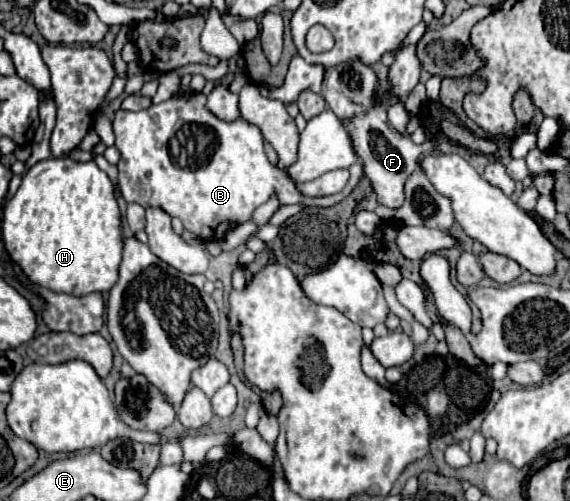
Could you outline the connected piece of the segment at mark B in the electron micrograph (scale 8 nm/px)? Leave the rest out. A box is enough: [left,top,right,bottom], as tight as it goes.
[113,93,363,241]

